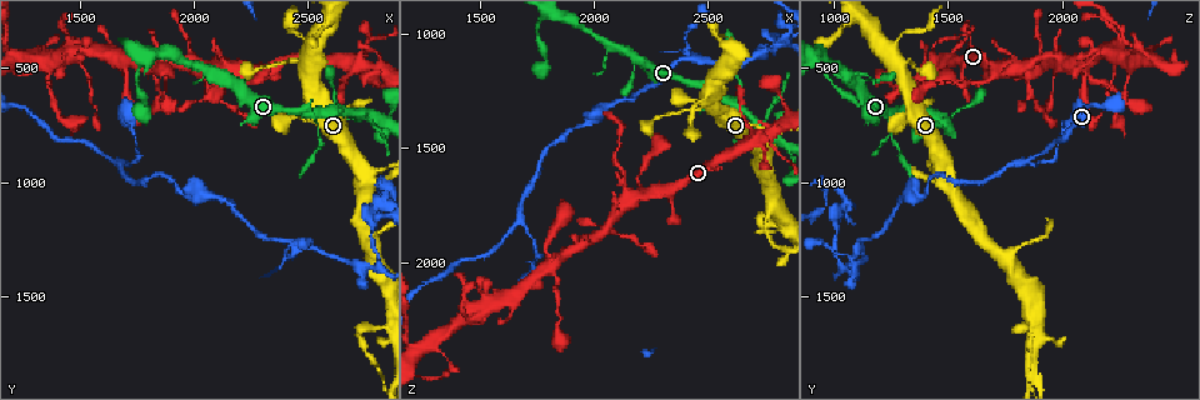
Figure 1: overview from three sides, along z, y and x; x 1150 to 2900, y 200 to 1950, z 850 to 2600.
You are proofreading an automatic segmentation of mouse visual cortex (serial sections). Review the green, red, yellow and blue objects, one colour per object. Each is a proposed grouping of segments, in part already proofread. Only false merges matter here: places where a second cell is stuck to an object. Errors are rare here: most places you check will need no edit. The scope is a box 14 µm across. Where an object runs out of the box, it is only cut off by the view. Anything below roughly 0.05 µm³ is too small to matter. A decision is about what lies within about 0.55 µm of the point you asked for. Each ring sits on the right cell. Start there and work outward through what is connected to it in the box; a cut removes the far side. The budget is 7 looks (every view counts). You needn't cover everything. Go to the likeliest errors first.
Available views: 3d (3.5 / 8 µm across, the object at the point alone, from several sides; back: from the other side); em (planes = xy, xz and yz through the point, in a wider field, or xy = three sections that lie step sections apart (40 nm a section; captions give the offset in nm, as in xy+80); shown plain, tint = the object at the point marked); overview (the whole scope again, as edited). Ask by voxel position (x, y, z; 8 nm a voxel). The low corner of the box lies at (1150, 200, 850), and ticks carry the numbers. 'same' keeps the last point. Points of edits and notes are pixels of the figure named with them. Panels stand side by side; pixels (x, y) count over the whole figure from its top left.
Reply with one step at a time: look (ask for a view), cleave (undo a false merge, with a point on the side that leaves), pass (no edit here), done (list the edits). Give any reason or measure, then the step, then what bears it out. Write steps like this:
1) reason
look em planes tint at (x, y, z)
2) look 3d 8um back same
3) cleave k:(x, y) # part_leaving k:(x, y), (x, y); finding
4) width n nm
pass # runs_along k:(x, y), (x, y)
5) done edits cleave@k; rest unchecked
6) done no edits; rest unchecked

a fork
look 3d 3.5um at (2510, 700, 1260)

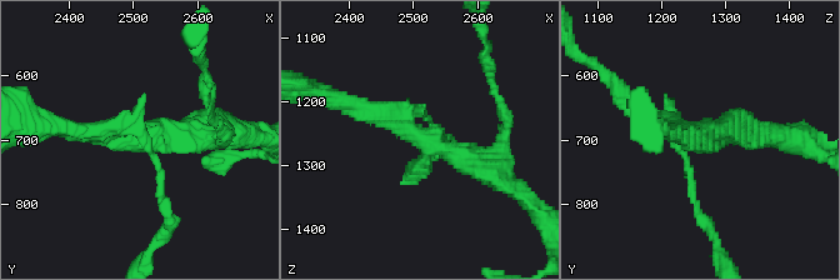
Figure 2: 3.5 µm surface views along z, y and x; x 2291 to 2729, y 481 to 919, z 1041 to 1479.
need the tissue
look em xy step 1 tint at (2510, 690, 1255)

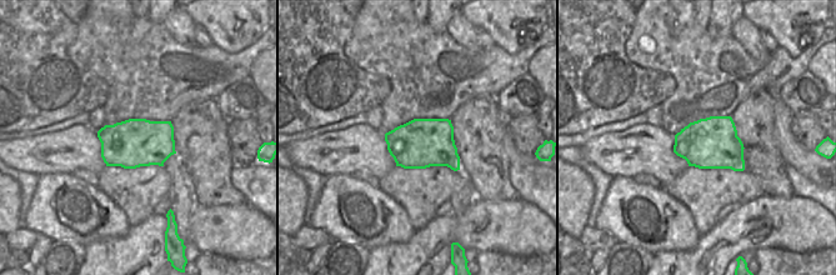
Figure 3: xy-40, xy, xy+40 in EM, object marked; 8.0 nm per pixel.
pass # runs_along 2:(346, 103), (384, 113), (495, 173); one cell here

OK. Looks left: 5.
thick turns thin
look 3d 3.5um at (2730, 480, 1460)

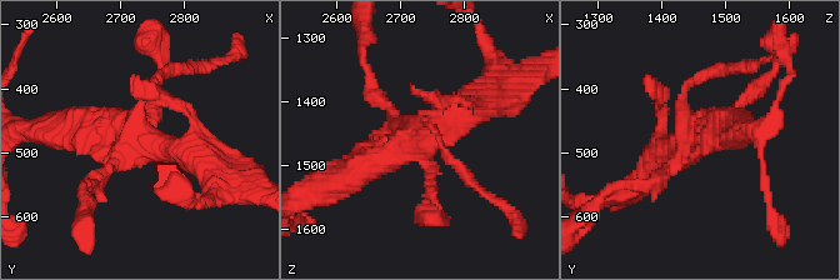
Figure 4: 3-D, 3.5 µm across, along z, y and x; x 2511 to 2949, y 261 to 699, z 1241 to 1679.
need the tissue
look em xy step 3 tint at (2715, 475, 1450)

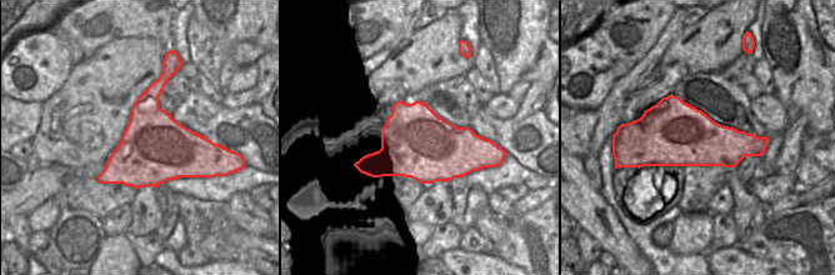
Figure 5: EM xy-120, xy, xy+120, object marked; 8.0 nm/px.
pass # one cell here

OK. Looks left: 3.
three-way junction
look 3d 3.5um at (1690, 910, 1810)

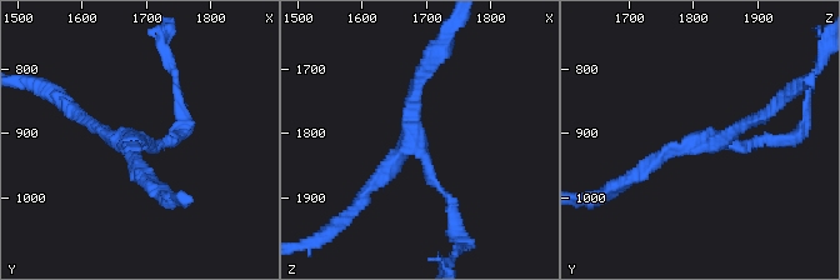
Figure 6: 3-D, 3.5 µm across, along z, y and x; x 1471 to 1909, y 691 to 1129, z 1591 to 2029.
arms 3; arm_widths 100, 150, 200 nm; shape alone is not enough
look em xy step 5 tint at (1680, 910, 1820)

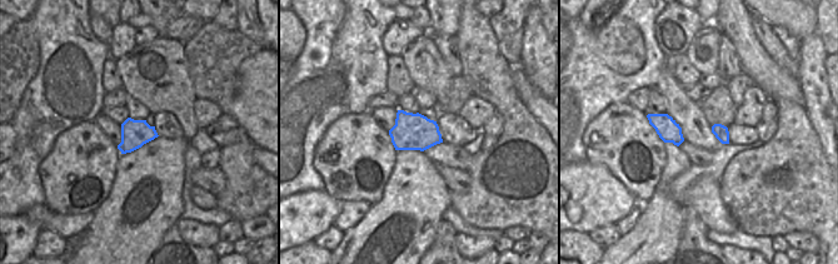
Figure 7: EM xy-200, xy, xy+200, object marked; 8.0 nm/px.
pass # runs_along 6:(771, 140), (695, 140), (634, 175); all the same cell

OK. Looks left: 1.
done no edits; rest unchecked

